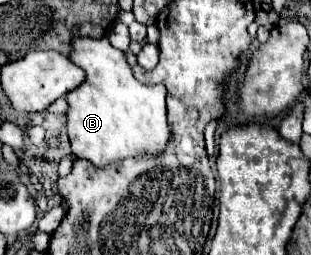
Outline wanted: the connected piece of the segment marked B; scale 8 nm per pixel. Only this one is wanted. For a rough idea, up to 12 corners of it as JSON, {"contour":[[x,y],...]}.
{"contour":[[80,37],[66,95],[72,153],[102,167],[168,141],[166,87],[108,37]]}

